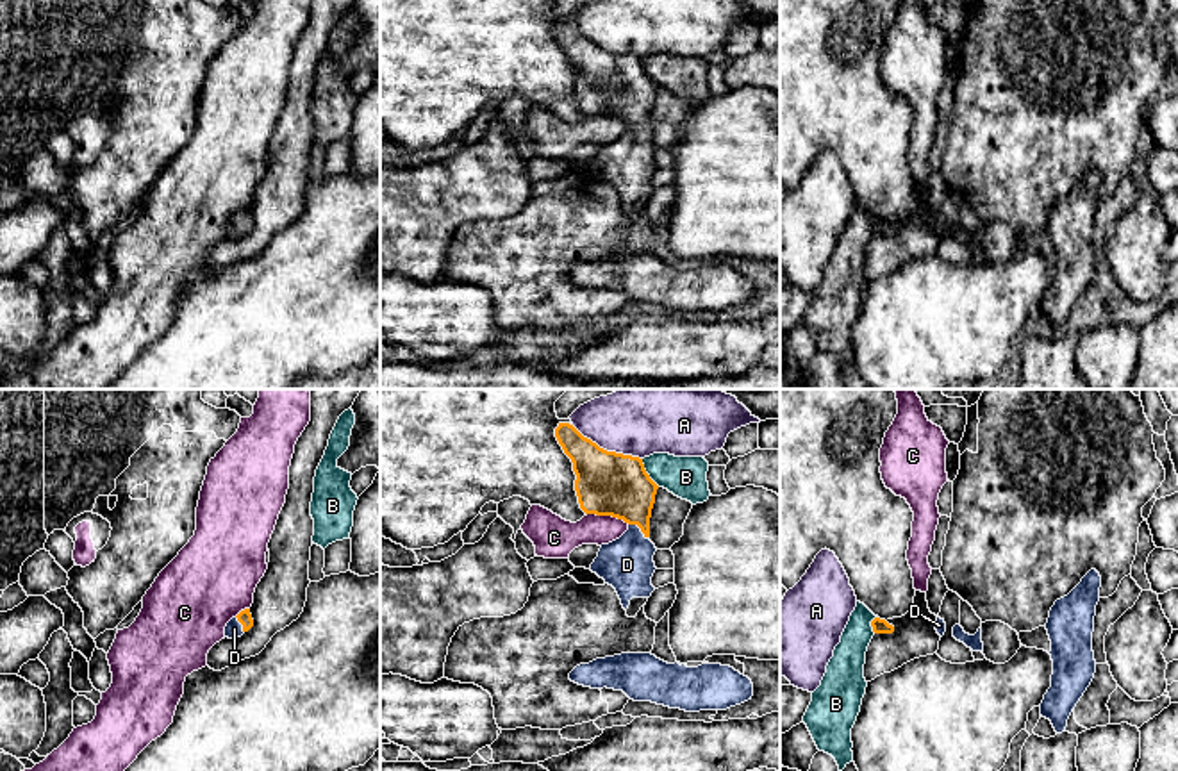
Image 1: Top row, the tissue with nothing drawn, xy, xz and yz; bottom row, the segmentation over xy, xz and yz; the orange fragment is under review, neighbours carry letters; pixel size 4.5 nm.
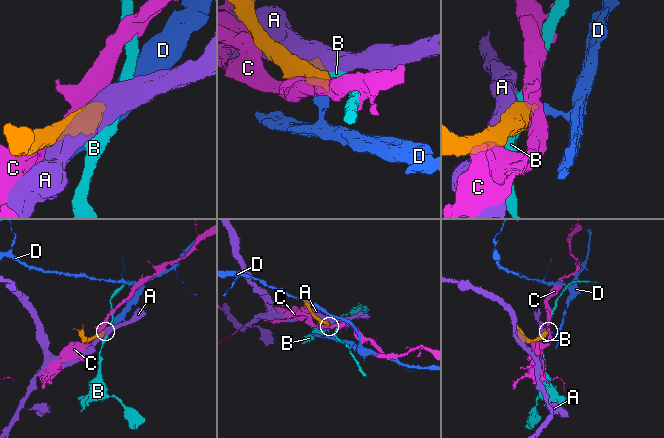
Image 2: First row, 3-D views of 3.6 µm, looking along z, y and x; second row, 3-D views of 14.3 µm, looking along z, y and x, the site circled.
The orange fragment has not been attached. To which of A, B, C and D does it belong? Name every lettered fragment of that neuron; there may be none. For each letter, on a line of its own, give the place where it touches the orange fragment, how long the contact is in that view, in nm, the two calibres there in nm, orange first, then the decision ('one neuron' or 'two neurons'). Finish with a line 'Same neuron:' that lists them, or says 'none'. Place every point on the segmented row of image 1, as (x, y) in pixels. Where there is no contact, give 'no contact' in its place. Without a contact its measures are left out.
A: xz (605, 450) | 360 nm | 280/360 nm | two neurons
B: xz (647, 473) | 150 nm | 280/190 nm | two neurons
C: xz (609, 514) | 200 nm | 280/170 nm | two neurons
D: xz (639, 527) | 100 nm | 280/240 nm | one neuron
Same neuron: D

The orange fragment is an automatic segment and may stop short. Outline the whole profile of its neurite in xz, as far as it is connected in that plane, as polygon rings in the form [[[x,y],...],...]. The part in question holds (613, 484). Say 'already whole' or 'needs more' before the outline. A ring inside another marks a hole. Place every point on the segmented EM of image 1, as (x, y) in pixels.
needs more | [[[559,423],[555,437],[573,462],[580,509],[628,525],[619,539],[601,544],[591,571],[616,589],[626,616],[635,618],[655,591],[657,548],[648,537],[659,485],[646,473],[643,459],[607,452],[569,423]]]

